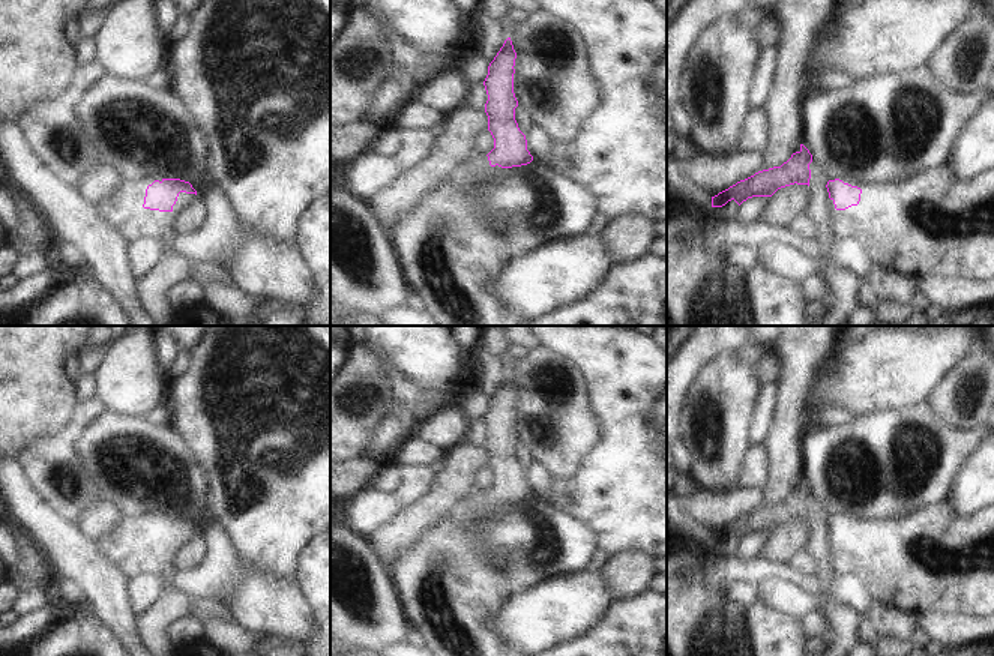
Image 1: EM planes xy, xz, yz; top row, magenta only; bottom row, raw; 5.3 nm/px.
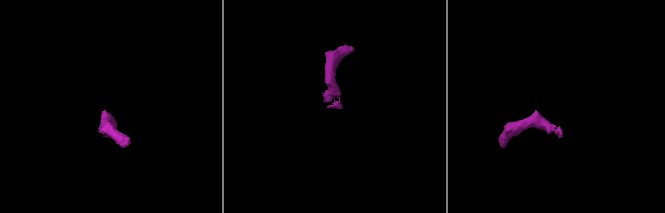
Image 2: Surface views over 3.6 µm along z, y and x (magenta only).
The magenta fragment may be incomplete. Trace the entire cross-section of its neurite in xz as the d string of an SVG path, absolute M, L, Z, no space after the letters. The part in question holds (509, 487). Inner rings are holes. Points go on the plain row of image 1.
M508 374L488 402L483 417L488 437L488 467L494 485L488 491L474 491L437 524L426 528L423 537L399 555L392 573L401 591L402 603L414 630L422 633L426 648L434 656L524 656L512 650L492 630L492 621L511 599L512 591L499 567L480 552L464 519L482 521L492 510L506 504L527 501L533 492L527 486L526 471L515 456L518 437L514 429L517 389Z

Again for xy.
M180 515L123 516L96 545L126 579L132 579L140 573L159 575L174 566L177 552L195 533L192 521Z

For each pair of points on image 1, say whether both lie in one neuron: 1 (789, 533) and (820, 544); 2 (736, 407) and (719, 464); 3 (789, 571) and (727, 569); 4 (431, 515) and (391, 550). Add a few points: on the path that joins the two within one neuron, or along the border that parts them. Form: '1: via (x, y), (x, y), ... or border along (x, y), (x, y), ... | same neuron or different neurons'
1: border along (810, 523), (808, 545), (805, 548) | different neurons
2: via (722, 421), (719, 451) | same neuron
3: via (774, 571), (742, 571) | same neuron
4: via (421, 520), (401, 539) | same neuron

